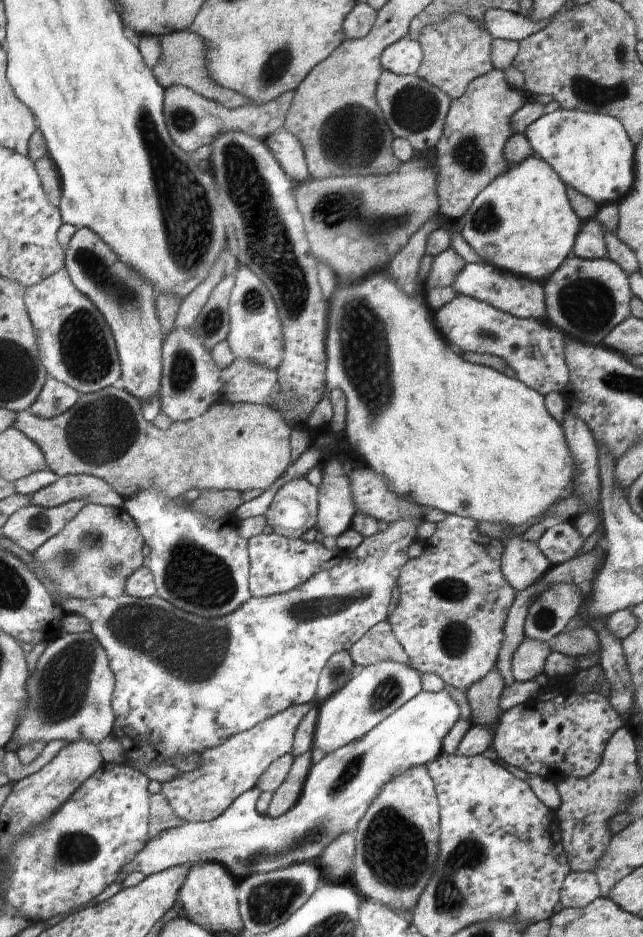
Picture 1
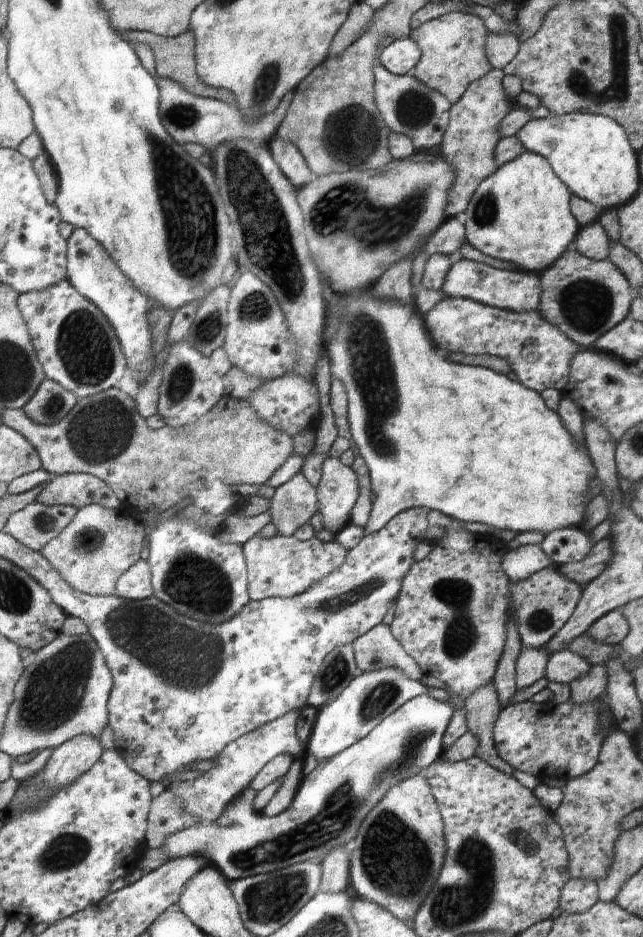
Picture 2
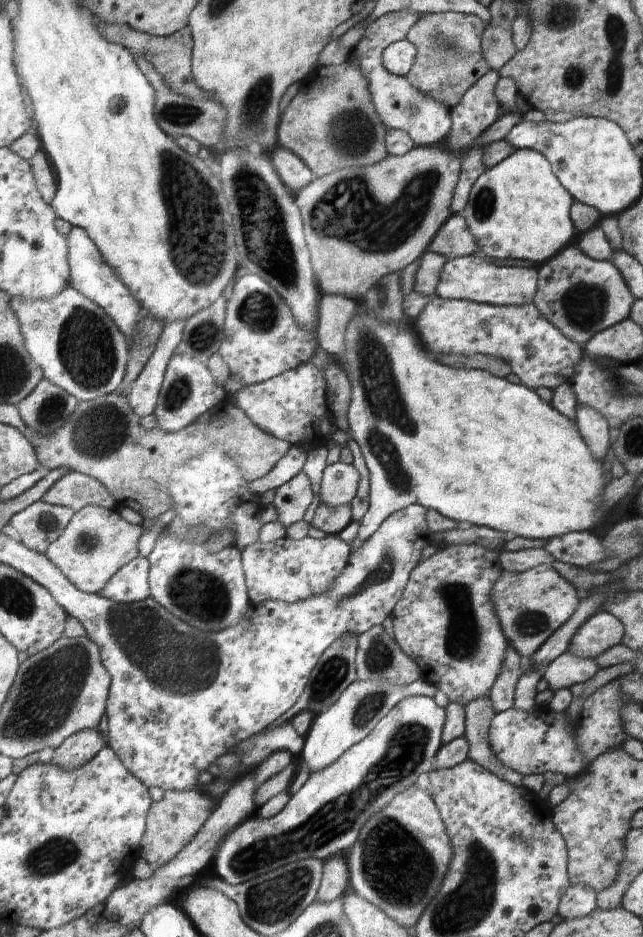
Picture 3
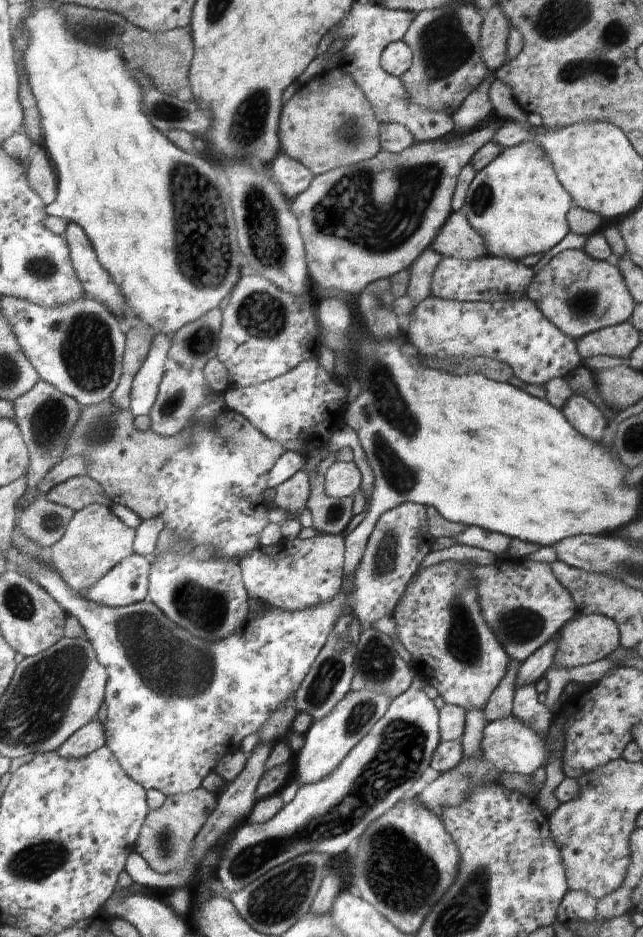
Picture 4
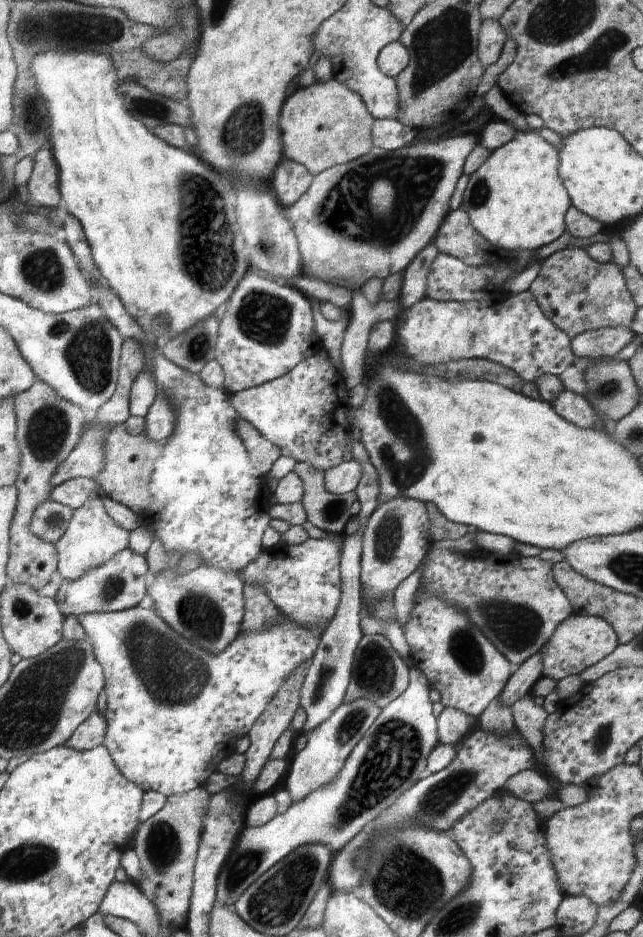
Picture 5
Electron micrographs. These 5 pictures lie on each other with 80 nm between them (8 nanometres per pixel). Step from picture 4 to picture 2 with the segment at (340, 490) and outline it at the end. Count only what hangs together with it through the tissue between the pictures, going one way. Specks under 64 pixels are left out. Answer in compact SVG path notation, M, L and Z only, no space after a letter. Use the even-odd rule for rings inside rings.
M326 457L322 468L321 480L317 485L316 511L322 514L325 528L329 530L332 527L336 534L340 525L346 526L350 522L349 516L359 495L359 482L355 470L344 465L339 458Z

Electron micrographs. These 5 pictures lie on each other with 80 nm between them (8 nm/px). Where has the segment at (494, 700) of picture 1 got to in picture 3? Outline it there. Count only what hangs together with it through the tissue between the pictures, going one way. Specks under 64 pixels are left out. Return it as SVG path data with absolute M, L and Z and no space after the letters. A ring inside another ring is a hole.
M484 696L467 704L463 737L470 744L468 758L505 781L520 786L523 775L506 768L492 752L489 743L489 728L495 714L489 696Z

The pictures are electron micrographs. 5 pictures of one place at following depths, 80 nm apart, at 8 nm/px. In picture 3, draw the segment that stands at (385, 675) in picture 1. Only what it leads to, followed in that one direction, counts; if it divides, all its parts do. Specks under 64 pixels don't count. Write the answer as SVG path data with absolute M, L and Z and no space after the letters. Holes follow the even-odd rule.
M420 678L409 685L395 685L388 681L354 681L328 710L318 714L305 737L302 760L308 764L311 773L324 770L336 763L350 747L360 743L370 731L408 695L424 695L435 698L439 692L436 686Z

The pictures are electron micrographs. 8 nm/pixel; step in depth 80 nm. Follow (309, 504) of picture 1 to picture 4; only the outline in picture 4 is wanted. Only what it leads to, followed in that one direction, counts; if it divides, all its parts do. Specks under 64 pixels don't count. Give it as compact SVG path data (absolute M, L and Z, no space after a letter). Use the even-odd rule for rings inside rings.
M299 470L275 489L276 495L273 502L276 505L291 513L301 513L309 500L309 476L303 470Z

